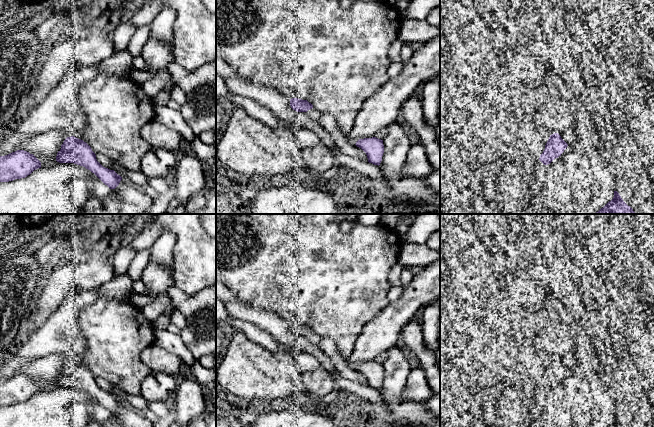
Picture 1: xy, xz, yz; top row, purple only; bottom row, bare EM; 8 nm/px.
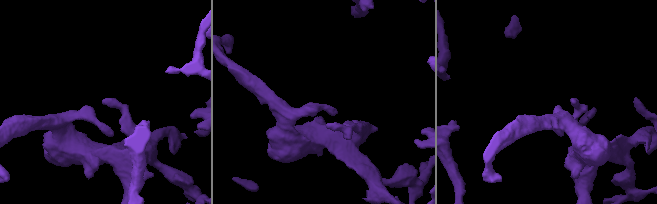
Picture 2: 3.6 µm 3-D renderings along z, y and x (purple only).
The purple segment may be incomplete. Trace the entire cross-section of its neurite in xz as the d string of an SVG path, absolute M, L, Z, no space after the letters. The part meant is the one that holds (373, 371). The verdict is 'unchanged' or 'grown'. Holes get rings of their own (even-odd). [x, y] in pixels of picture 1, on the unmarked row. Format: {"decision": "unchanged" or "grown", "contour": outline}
{"decision": "unchanged", "contour": "M376 361L359 363L356 368L367 379L368 386L374 389L380 389L384 377L383 364Z"}

